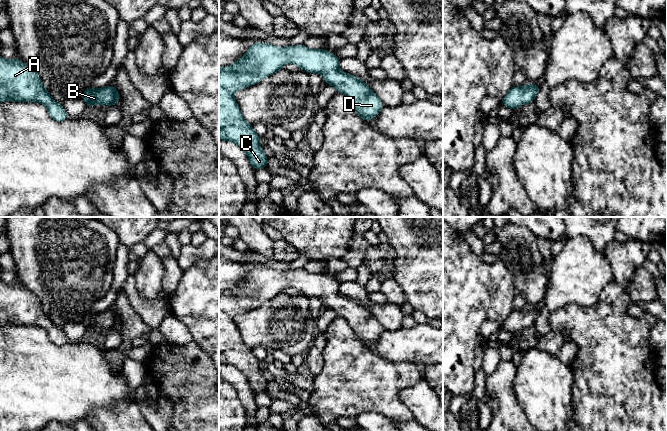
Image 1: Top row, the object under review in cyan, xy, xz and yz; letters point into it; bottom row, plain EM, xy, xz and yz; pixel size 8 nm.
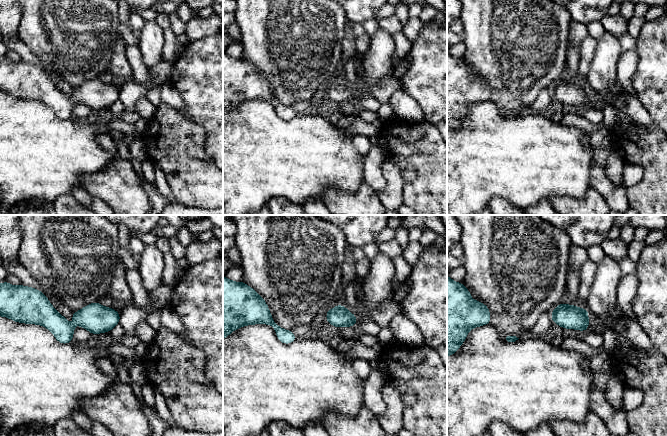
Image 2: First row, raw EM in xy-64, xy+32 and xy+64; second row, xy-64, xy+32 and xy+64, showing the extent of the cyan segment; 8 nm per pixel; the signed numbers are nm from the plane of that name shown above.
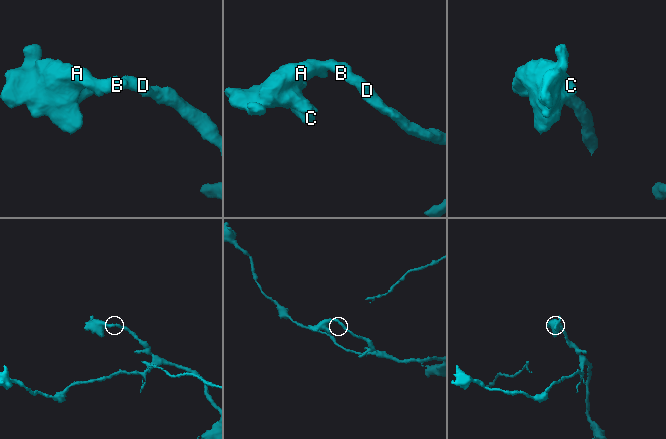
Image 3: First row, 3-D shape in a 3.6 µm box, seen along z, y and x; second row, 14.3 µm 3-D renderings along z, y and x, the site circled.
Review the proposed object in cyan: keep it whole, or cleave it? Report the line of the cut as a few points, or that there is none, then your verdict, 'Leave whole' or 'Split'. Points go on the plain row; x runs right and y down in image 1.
No split. Leave whole

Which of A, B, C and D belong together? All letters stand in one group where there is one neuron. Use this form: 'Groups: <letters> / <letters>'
Groups: A B C D

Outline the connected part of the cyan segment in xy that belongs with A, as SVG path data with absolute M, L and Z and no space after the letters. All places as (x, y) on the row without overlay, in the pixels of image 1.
M0 280L0 327L5 325L39 326L47 331L53 344L63 346L68 342L63 329L54 325L38 297L17 281L6 284Z

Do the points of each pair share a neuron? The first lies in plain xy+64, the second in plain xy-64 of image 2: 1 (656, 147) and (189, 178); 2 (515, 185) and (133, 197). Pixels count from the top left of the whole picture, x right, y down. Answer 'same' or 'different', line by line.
1: same
2: different

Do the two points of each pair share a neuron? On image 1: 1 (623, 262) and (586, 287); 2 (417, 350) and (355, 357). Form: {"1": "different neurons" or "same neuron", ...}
{"1": "different neurons", "2": "different neurons"}

